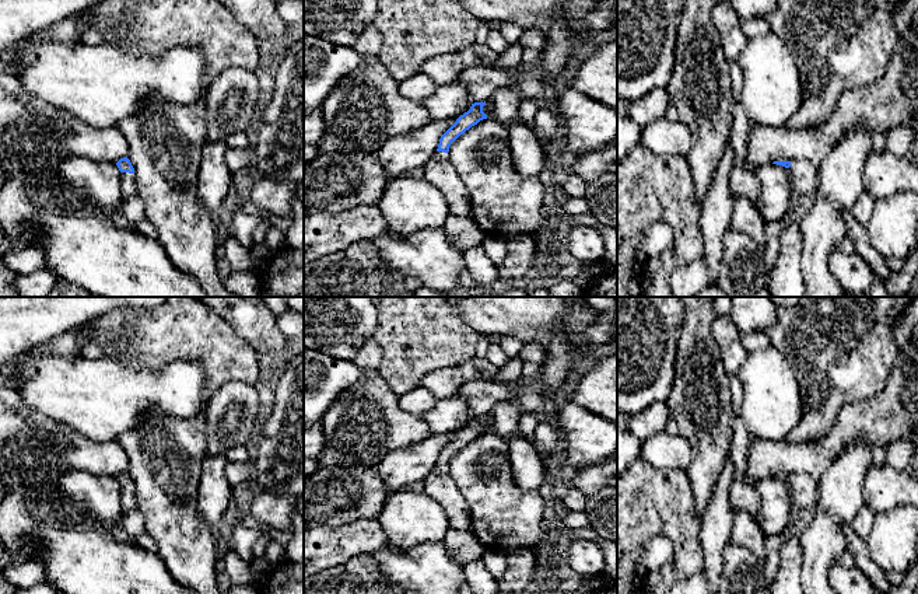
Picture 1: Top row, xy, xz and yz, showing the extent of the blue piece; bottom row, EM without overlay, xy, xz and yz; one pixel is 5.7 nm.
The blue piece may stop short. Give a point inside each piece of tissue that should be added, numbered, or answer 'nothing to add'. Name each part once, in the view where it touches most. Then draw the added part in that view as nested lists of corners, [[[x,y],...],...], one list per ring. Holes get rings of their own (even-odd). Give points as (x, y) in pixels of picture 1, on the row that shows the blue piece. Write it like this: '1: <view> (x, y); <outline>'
1: xy (128, 184); [[[120,172],[120,189],[126,199],[137,193],[134,174]]]

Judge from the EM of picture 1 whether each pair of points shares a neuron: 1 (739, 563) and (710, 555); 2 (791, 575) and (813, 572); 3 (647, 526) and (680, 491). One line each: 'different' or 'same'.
1: different
2: different
3: same

